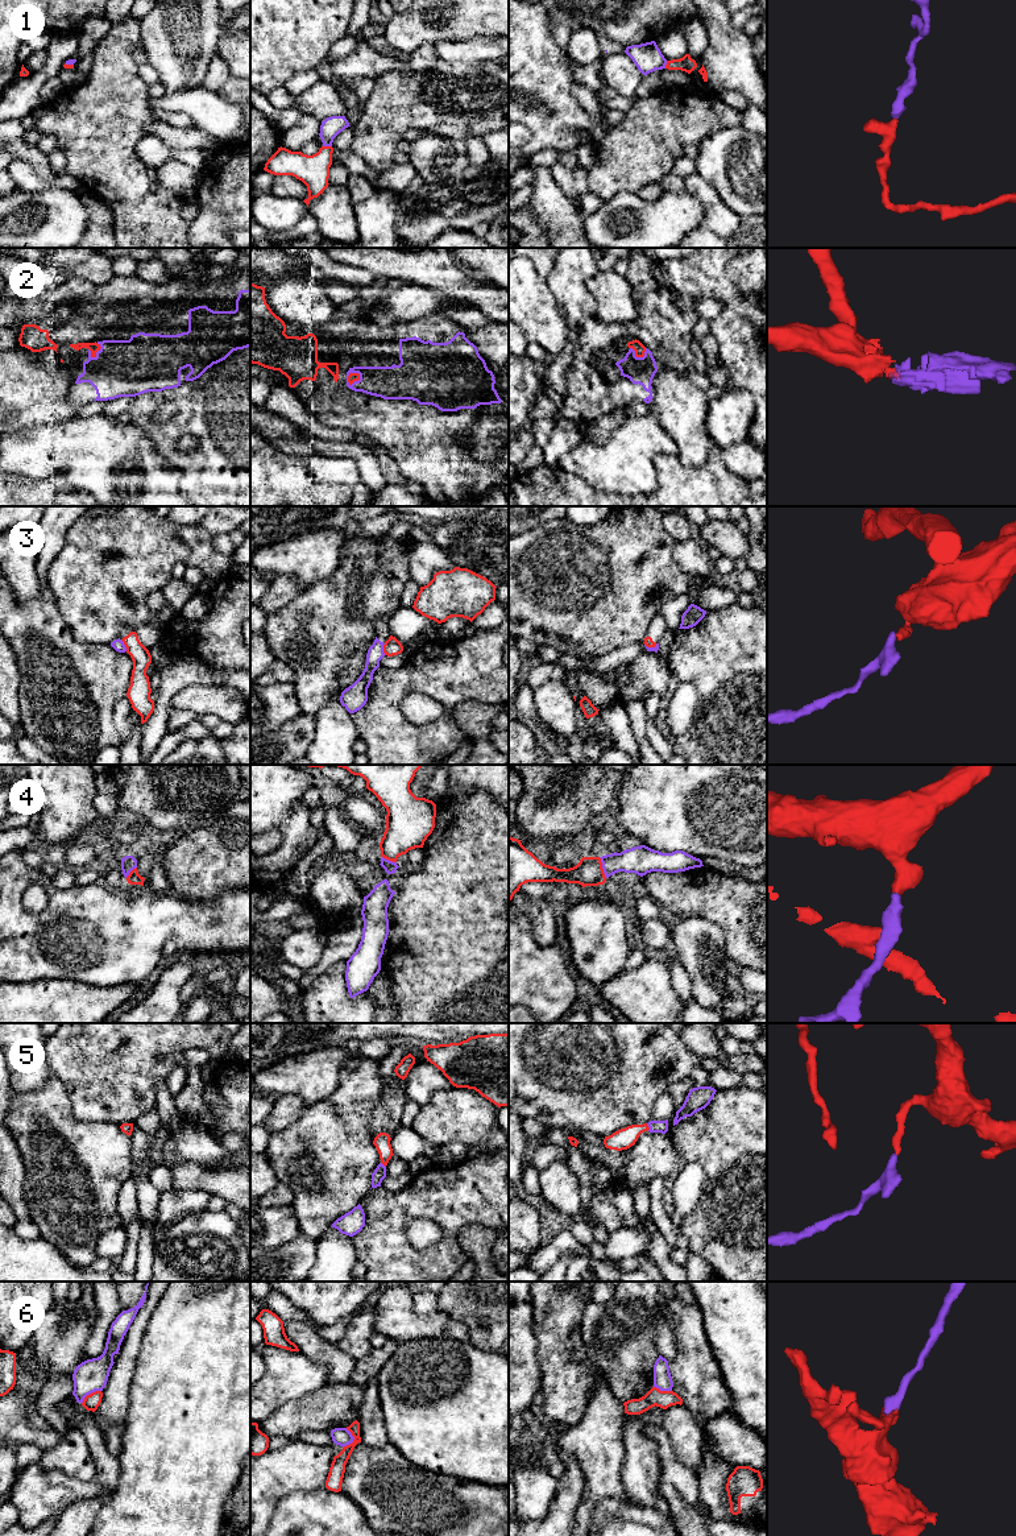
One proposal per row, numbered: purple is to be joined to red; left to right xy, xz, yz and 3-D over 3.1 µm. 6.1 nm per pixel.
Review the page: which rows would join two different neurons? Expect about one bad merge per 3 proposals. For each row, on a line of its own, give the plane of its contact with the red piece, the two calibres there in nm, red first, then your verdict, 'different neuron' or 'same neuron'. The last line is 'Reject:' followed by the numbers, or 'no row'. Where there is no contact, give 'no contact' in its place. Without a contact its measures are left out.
1: contact in xz; calibres 190 and 120 nm; same neuron
2: contact in xz; calibres 60 and 200 nm; same neuron
3: contact in xy; calibres 120 and 70 nm; different neuron
4: contact in yz; calibres 170 and 180 nm; same neuron
5: contact in yz; calibres 130 and 80 nm; same neuron
6: contact in xz; calibres 100 and 110 nm; different neuron
Reject: 3, 6

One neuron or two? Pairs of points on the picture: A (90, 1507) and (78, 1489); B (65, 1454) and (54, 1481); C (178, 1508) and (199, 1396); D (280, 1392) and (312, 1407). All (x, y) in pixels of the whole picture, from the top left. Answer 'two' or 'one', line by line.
A: two
B: two
C: one
D: two

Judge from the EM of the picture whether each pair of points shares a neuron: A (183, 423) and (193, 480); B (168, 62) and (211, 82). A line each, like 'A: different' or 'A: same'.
A: same
B: different

